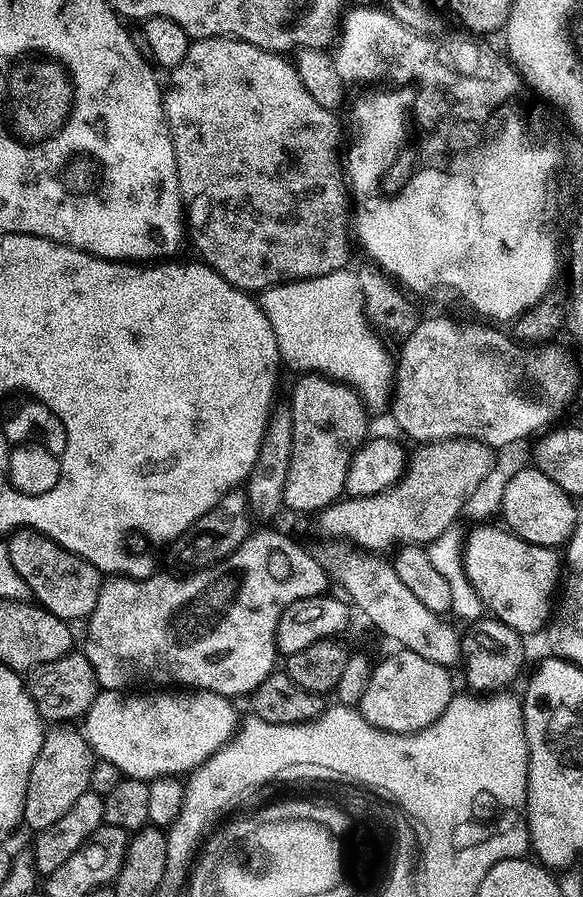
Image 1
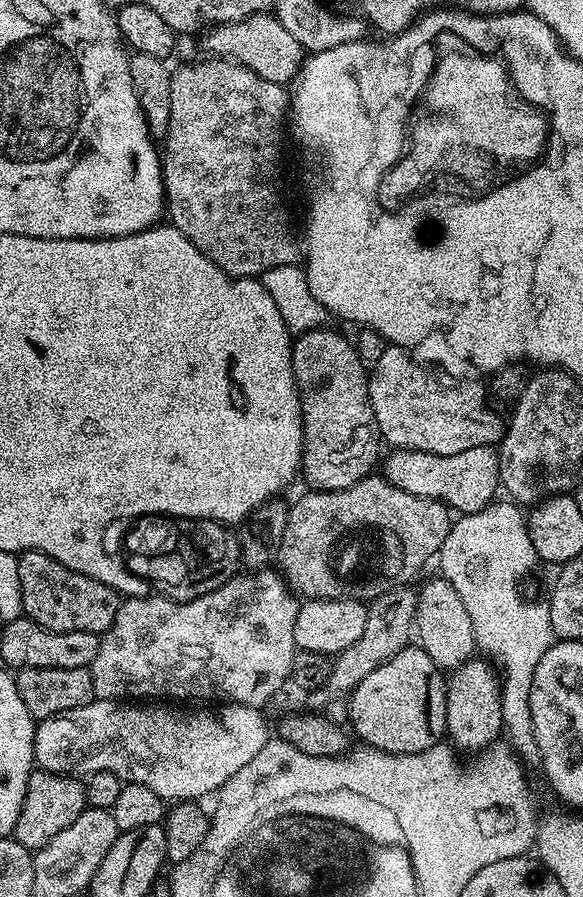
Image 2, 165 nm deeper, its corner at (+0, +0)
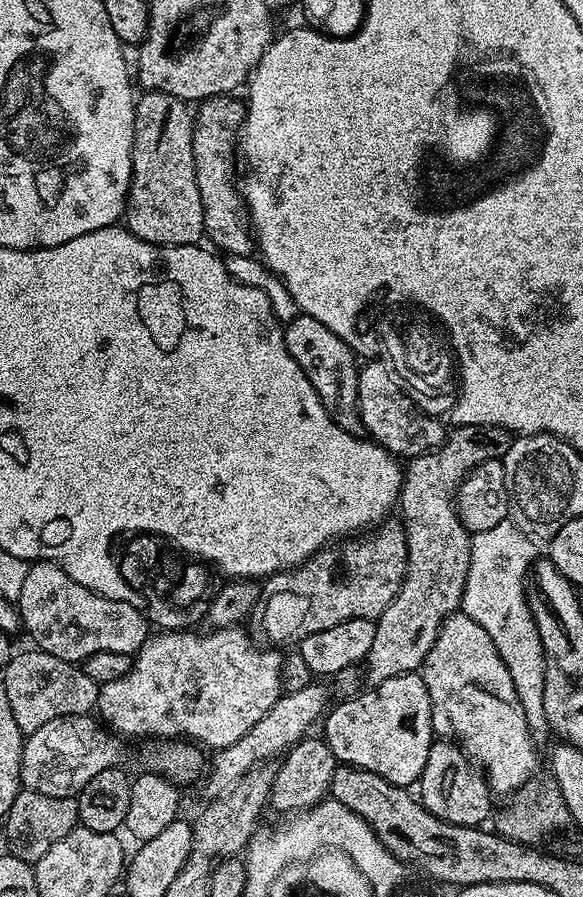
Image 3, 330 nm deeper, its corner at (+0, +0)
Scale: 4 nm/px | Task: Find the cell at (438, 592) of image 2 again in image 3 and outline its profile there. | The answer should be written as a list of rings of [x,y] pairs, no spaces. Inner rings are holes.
[[[457,610],[444,619],[438,636],[424,659],[422,675],[430,694],[433,733],[440,738],[451,738],[459,744],[488,777],[488,787],[493,793],[515,793],[517,788],[535,777],[532,775],[536,772],[538,744],[532,738],[526,714],[522,714],[522,702],[518,702],[510,670],[506,670],[506,662],[502,662],[498,646],[490,642],[490,634],[486,634],[486,630],[482,630],[482,626],[474,622],[474,618]]]

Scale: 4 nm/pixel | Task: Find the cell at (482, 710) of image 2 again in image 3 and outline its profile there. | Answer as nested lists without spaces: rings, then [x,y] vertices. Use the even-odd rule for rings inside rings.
[[[440,738],[430,746],[426,766],[418,781],[419,788],[418,799],[424,808],[446,823],[475,828],[483,825],[488,815],[493,815],[494,793],[488,787],[488,777],[473,763],[468,753],[451,739]]]

